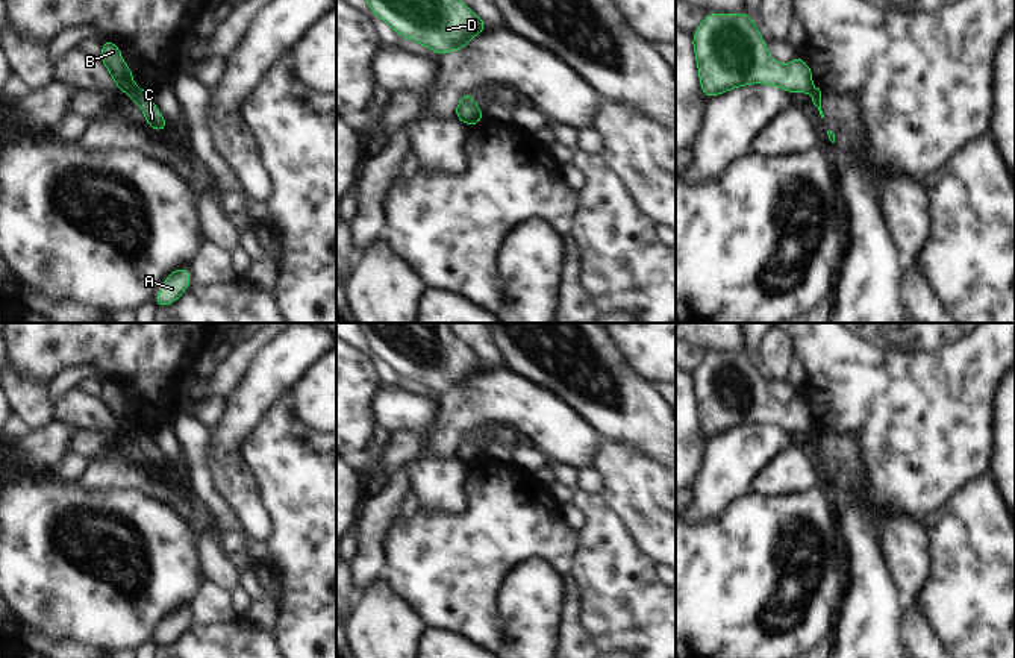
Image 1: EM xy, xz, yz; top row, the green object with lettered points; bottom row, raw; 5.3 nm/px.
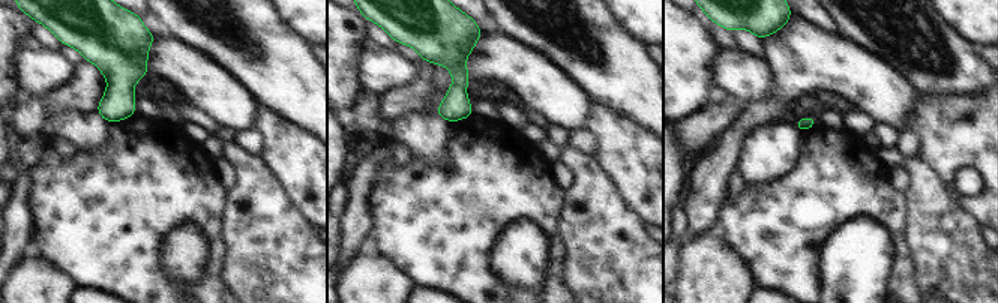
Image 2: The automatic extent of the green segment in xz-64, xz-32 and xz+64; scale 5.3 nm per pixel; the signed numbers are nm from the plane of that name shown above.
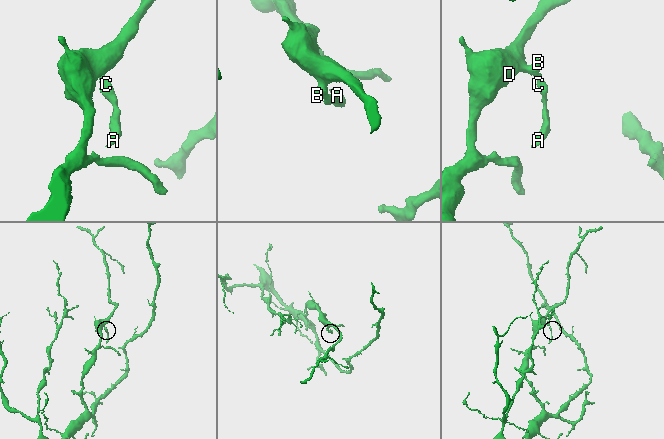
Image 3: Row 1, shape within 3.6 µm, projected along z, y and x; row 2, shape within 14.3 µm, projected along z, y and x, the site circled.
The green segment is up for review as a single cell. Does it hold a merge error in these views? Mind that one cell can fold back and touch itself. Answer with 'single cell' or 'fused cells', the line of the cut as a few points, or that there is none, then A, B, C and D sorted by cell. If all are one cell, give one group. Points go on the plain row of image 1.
fused cells; cut xy (140, 426), (131, 428), (126, 432); groups A C / B D

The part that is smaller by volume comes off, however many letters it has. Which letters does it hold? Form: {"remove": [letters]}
{"remove": ["A", "C"]}

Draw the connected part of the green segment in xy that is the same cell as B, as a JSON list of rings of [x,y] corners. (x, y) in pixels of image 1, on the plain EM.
[[[111,379],[102,381],[100,399],[120,432],[127,432],[130,428],[141,428],[133,423],[133,411],[126,405],[120,387]]]

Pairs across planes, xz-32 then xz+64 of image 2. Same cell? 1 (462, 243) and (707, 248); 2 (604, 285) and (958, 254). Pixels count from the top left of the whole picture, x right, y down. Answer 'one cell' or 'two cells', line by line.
1: two cells
2: one cell

